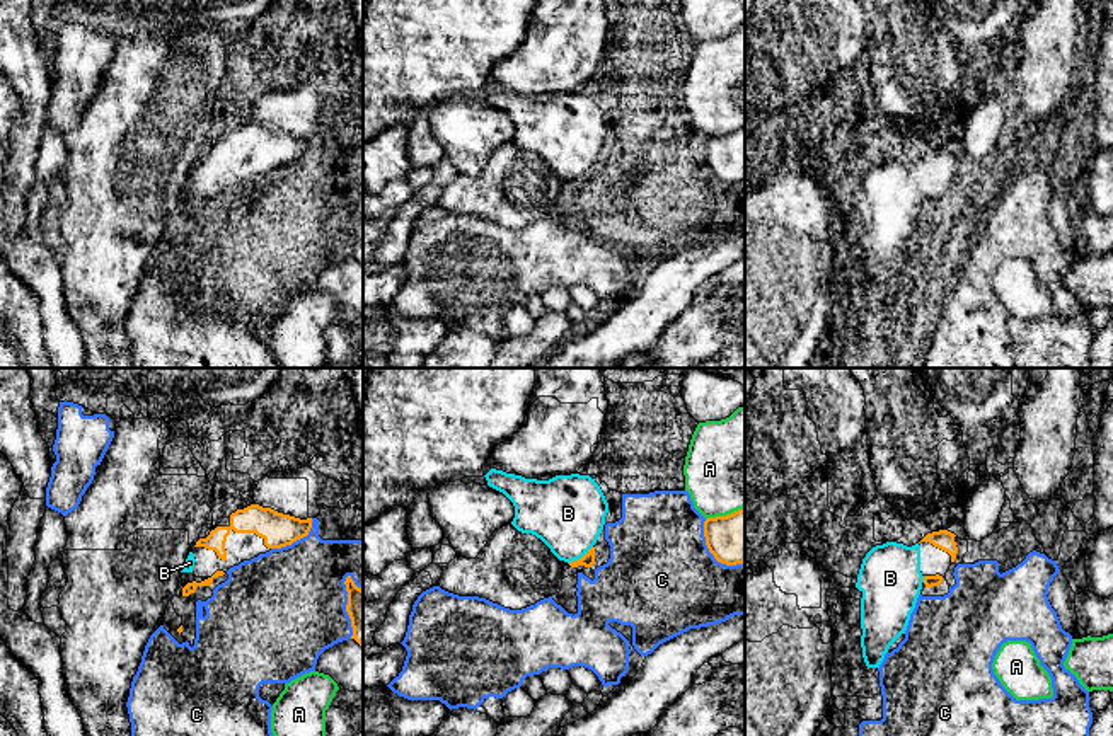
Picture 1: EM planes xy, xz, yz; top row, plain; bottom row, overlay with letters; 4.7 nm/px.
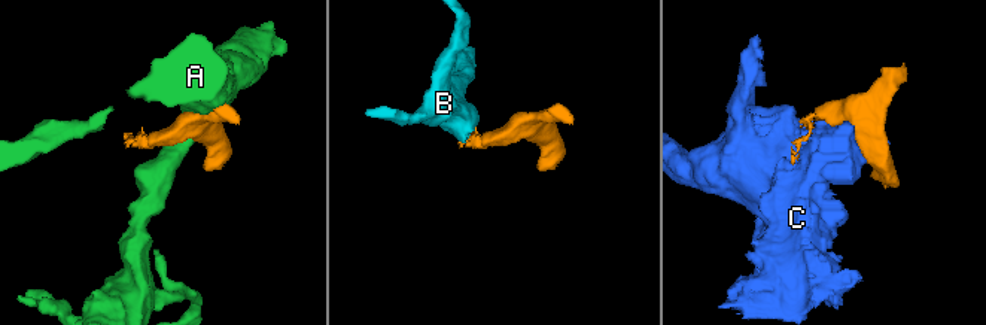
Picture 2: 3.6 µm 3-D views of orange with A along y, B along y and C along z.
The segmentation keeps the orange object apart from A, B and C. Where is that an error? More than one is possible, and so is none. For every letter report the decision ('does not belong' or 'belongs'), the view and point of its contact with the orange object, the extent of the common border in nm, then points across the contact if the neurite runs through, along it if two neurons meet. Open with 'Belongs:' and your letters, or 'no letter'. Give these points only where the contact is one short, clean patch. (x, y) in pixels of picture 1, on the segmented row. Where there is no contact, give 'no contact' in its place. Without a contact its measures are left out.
Belongs: B
A: does not belong | xz (726, 515) | 200 nm
B: belongs | xz (582, 557) | 150 nm | across xz (588, 559), (582, 557), (571, 540), (568, 513)
C: does not belong | xz (709, 551) | 280 nm

